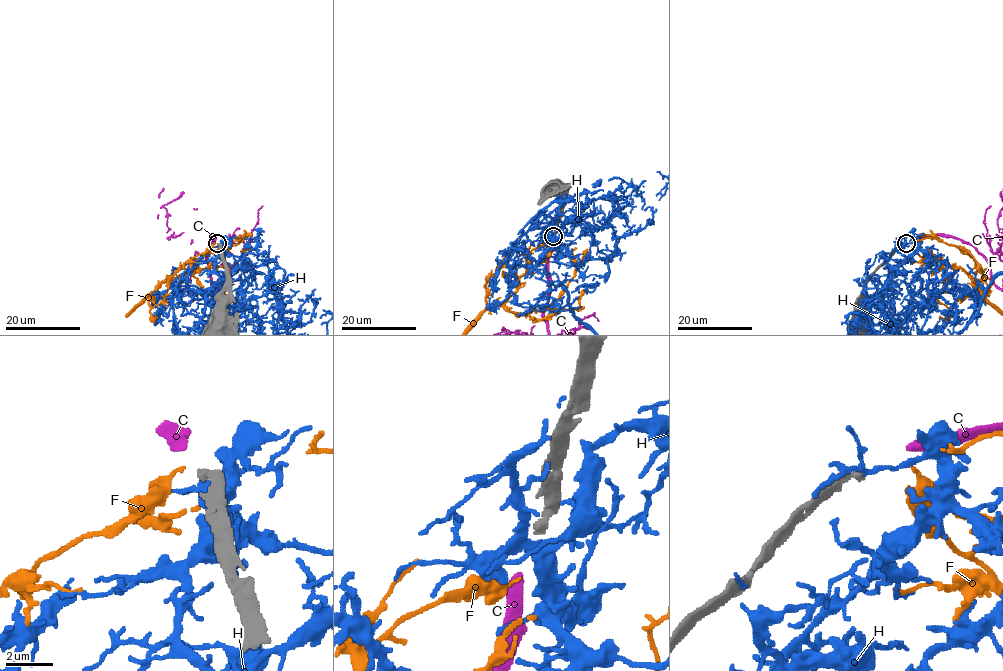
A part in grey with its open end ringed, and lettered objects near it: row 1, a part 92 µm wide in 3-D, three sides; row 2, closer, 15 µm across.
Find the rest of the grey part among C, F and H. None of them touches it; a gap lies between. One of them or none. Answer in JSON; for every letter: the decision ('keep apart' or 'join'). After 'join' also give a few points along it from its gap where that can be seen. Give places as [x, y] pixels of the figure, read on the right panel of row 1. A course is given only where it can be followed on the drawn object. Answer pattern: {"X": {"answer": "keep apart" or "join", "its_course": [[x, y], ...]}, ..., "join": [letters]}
{"C": {"answer": "join"}, "F": {"answer": "keep apart"}, "H": {"answer": "keep apart"}, "join": ["C"]}

